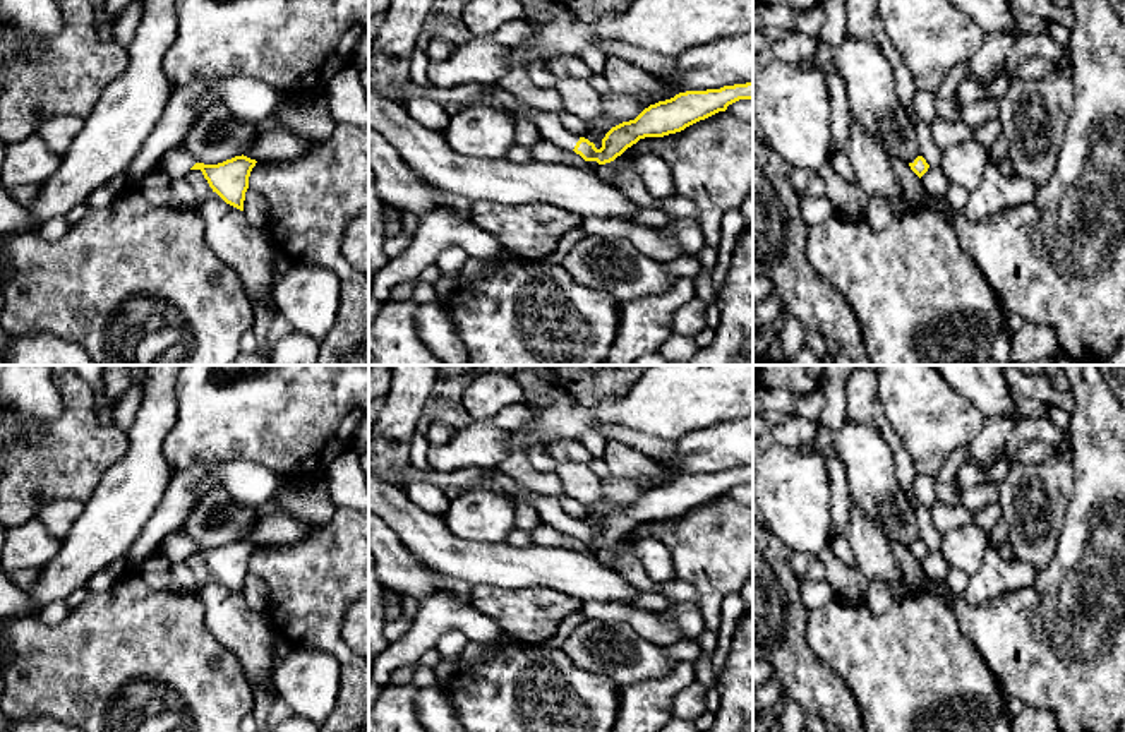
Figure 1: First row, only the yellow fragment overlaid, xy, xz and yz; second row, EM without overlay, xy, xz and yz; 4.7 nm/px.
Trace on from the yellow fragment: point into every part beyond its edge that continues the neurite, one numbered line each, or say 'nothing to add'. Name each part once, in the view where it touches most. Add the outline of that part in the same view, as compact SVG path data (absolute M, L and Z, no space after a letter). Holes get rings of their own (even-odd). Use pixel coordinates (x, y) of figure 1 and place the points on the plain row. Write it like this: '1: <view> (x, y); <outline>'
1: xz (549, 510); M408 465L403 477L396 482L400 487L406 487L413 482L429 482L441 489L444 487L466 487L478 478L487 478L496 482L504 494L511 495L513 499L525 499L528 501L542 518L542 523L556 528L561 533L573 535L576 526L580 525L578 519L568 516L559 501L552 497L537 495L532 490L525 489L521 483L514 482L502 466L499 468L463 468L454 471L439 471L434 468L427 468L425 471L417 470L413 465Z

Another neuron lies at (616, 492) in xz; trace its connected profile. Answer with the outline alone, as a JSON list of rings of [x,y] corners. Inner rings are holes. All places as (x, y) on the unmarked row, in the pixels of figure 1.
[[[611,475],[607,480],[600,480],[602,499],[587,507],[585,523],[595,528],[597,533],[602,531],[602,523],[605,518],[623,507],[635,504],[650,487],[641,487],[636,482]]]

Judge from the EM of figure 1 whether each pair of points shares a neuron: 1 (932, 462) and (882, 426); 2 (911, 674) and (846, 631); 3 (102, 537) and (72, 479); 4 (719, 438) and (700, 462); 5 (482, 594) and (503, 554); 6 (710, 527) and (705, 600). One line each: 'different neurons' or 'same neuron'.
1: different neurons
2: same neuron
3: different neurons
4: same neuron
5: different neurons
6: same neuron

